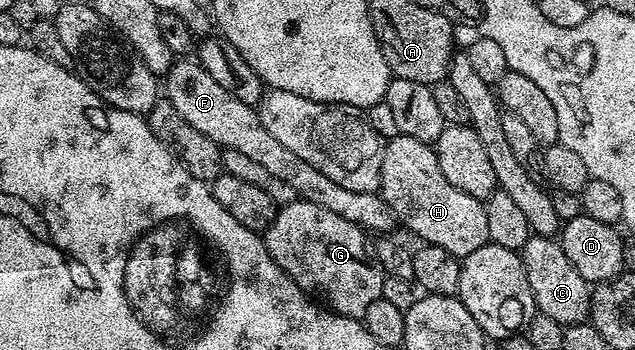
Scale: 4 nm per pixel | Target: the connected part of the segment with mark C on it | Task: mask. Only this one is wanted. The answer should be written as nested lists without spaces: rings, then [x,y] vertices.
[[[529,237],[524,248],[519,250],[526,267],[526,279],[530,279],[530,291],[534,295],[534,303],[539,312],[550,315],[559,325],[578,325],[589,320],[592,311],[592,289],[578,271],[574,271],[574,263],[566,259],[566,251],[562,251],[556,237]]]

